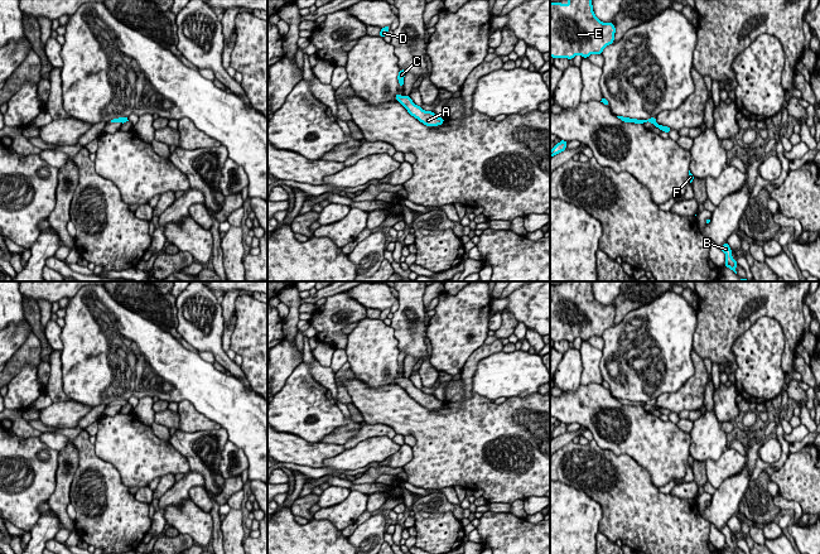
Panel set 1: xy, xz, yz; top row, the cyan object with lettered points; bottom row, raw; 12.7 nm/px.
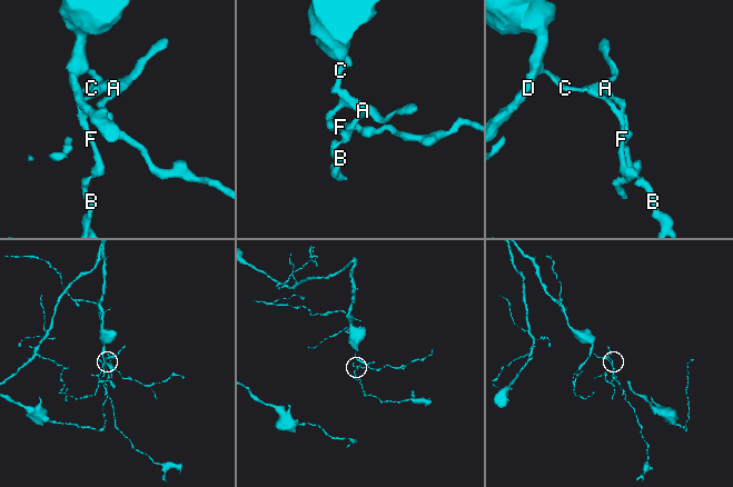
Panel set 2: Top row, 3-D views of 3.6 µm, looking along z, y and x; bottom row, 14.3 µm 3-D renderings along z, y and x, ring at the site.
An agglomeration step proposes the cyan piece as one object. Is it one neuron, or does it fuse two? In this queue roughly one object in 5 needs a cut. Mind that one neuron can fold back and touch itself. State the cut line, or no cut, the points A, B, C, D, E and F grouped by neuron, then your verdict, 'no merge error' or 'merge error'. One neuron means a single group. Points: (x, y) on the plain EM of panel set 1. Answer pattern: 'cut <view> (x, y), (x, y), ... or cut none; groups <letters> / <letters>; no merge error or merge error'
cut none; groups A B C D E F; no merge error

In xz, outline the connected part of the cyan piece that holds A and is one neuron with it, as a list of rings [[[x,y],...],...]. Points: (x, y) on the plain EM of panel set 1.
[[[397,376],[395,379],[395,382],[399,384],[411,399],[414,399],[426,409],[433,410],[433,409],[443,408],[445,403],[438,400],[433,394],[425,394],[420,389],[415,387],[410,381],[410,379],[401,379],[400,376]]]

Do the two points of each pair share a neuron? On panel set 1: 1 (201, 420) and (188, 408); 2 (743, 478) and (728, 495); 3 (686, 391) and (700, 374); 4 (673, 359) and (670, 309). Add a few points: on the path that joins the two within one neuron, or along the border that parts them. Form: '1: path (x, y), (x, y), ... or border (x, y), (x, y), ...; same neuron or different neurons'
1: path (197, 418), (191, 412); same neuron
2: path (739, 482), (731, 491); same neuron
3: path (690, 388), (700, 377); same neuron
4: path (670, 346), (670, 322); same neuron

